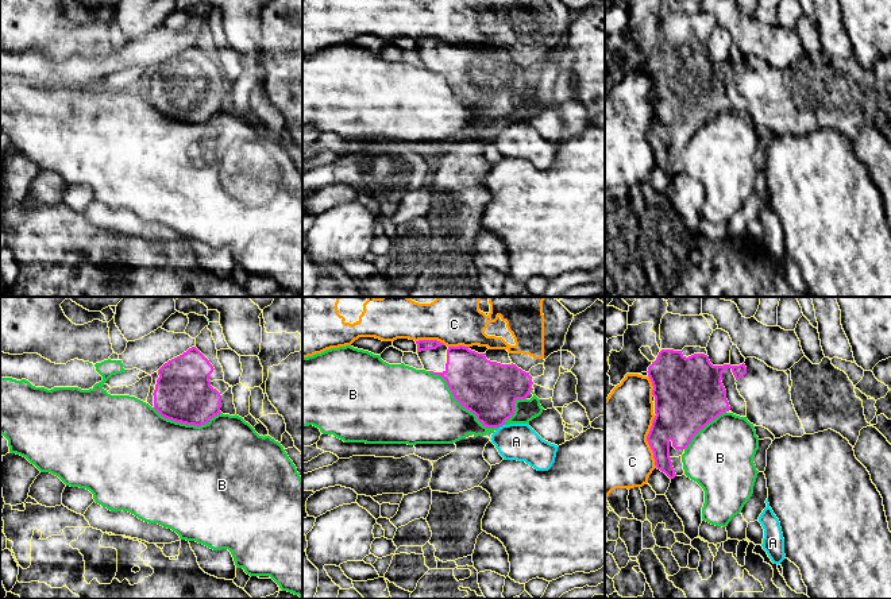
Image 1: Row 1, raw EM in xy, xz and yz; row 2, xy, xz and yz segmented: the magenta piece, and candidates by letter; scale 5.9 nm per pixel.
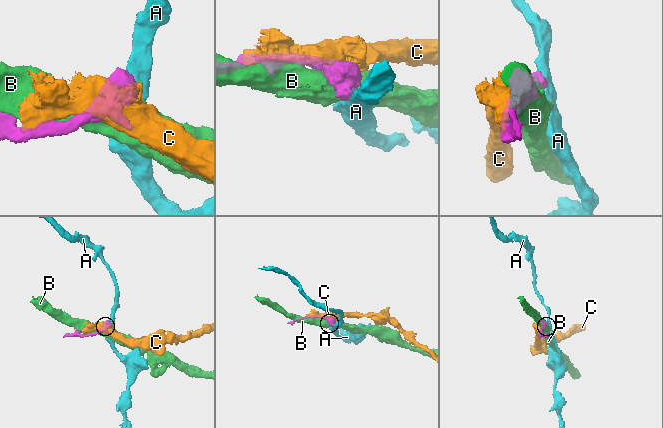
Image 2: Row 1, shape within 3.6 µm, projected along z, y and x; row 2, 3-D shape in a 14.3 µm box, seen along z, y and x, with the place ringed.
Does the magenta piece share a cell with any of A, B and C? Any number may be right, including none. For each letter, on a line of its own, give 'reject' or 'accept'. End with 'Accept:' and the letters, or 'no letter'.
A: reject
B: reject
C: reject
Accept: no letter

